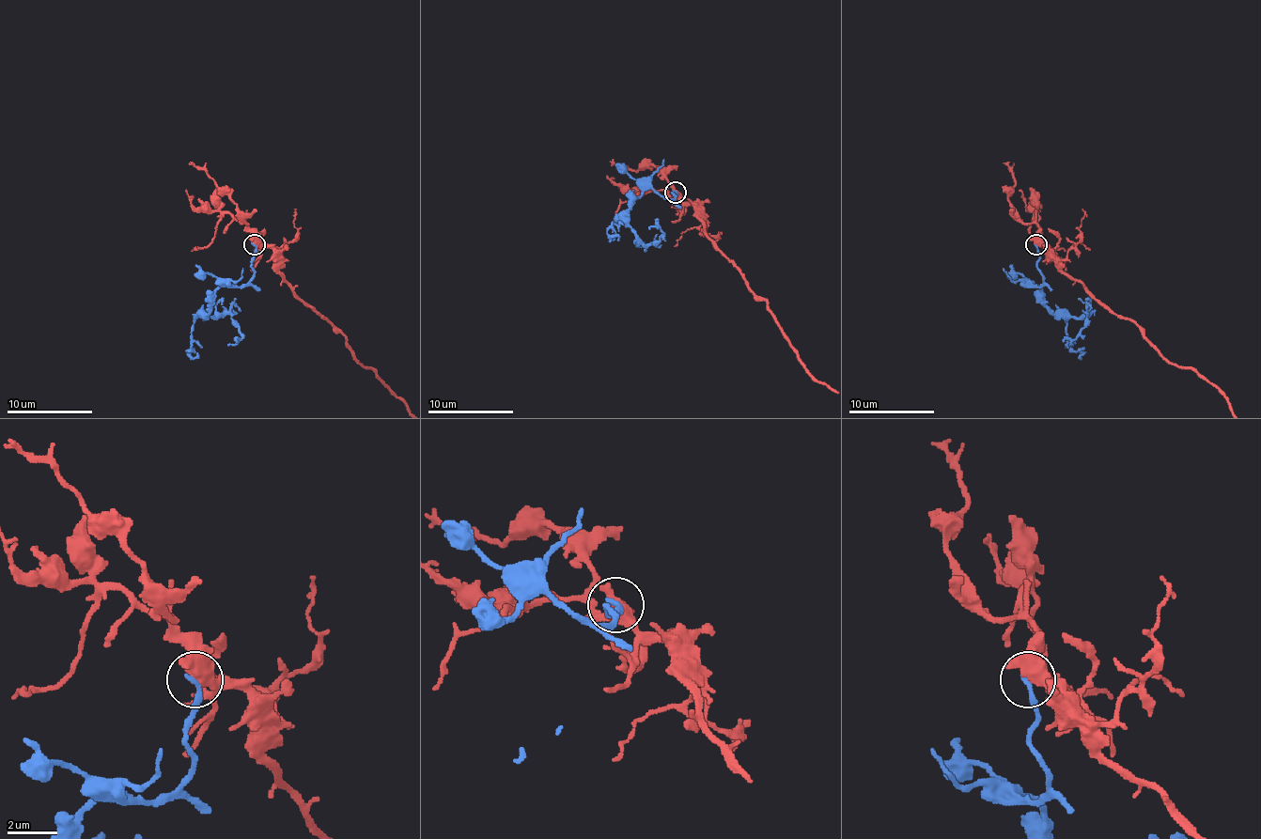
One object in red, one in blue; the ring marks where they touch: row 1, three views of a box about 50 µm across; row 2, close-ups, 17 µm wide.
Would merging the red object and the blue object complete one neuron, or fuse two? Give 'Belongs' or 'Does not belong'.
Does not belong

